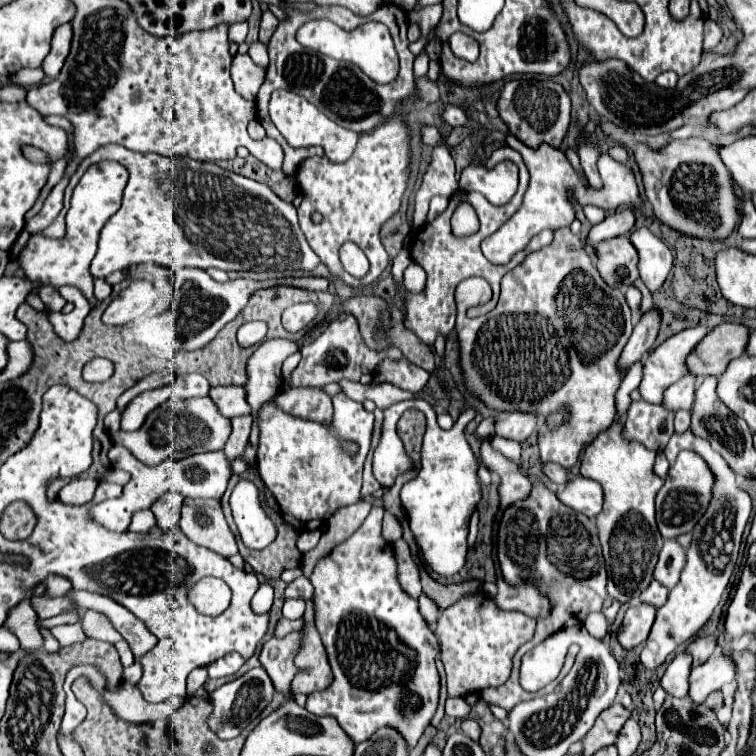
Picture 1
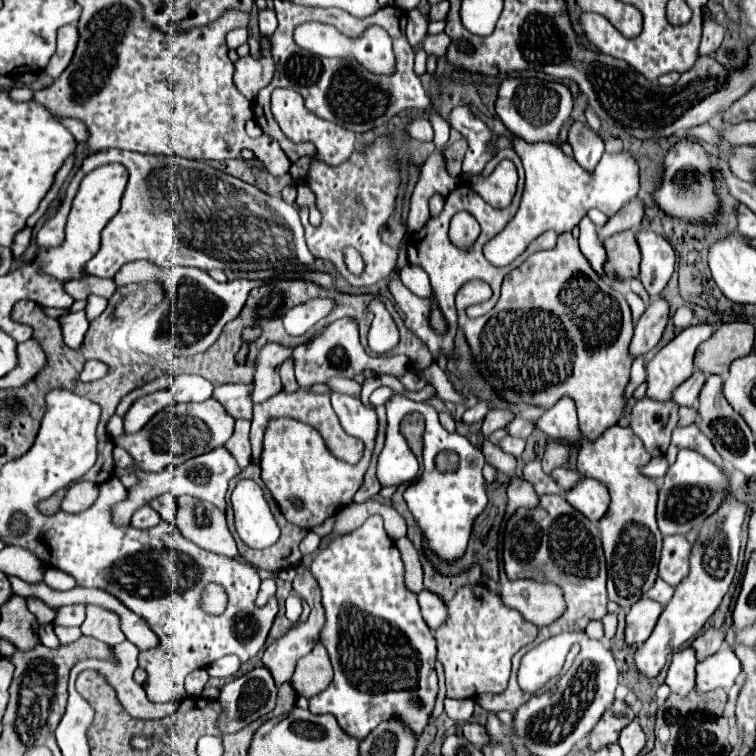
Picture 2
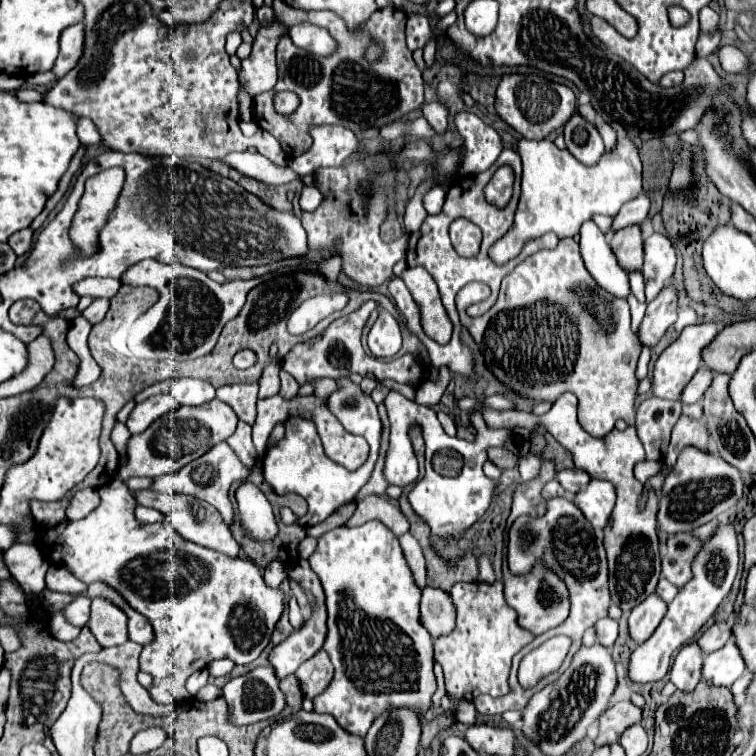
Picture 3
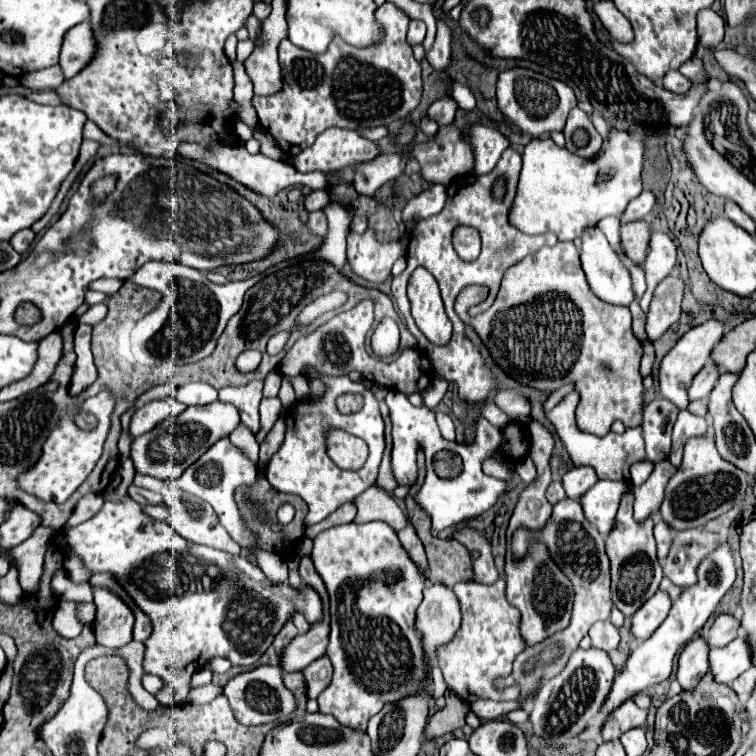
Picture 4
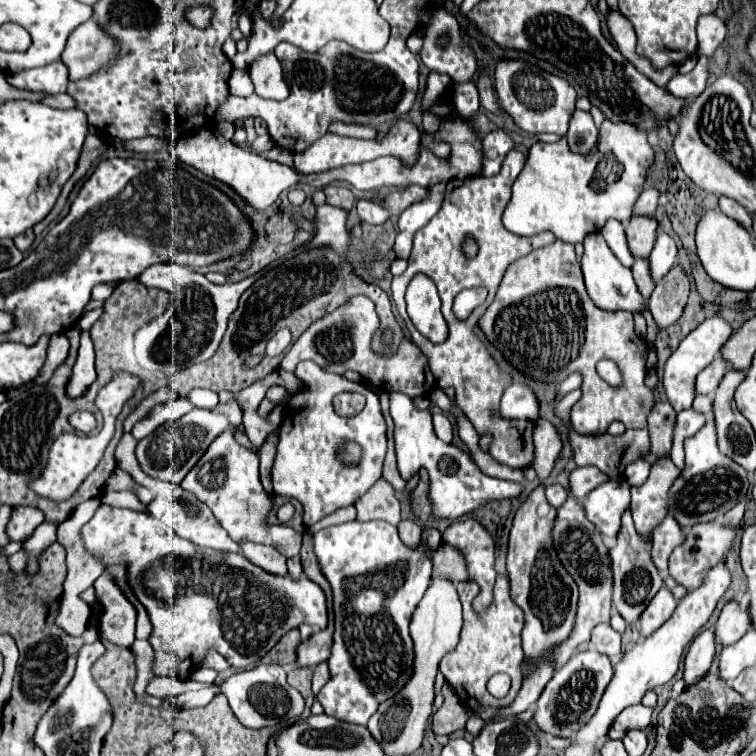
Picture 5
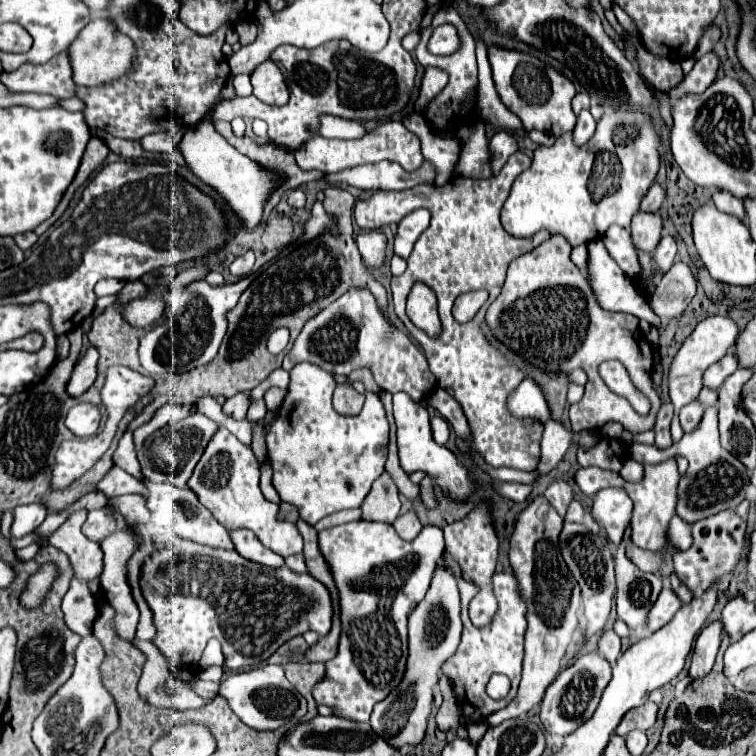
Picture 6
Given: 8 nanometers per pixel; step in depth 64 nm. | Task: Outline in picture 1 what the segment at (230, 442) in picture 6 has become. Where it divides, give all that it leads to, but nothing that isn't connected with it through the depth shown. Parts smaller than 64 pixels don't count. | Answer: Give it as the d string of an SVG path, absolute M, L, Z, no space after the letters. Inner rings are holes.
M118 444L112 446L112 450L108 452L108 458L112 460L112 466L122 466L122 470L128 470L132 474L132 478L124 486L124 494L120 498L106 500L106 502L94 506L92 508L92 518L96 518L96 522L106 526L108 530L116 530L116 532L128 530L130 518L136 510L150 508L154 500L158 500L162 494L166 494L170 490L180 492L186 498L214 498L214 500L220 500L222 494L226 492L228 478L232 476L232 466L230 466L230 460L226 458L224 450L214 450L214 452L192 456L192 464L194 464L192 472L188 470L188 458L186 460L166 460L164 464L160 464L156 468L148 468L148 466L140 464L126 448L118 446Z

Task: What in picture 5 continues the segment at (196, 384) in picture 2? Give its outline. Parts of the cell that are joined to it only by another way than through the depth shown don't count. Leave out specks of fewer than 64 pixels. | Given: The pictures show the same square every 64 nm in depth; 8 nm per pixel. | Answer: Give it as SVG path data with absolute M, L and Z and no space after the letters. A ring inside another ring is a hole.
M194 388L188 394L188 400L196 406L196 408L206 408L212 410L218 406L218 394L214 394L212 390L202 390L202 388Z

